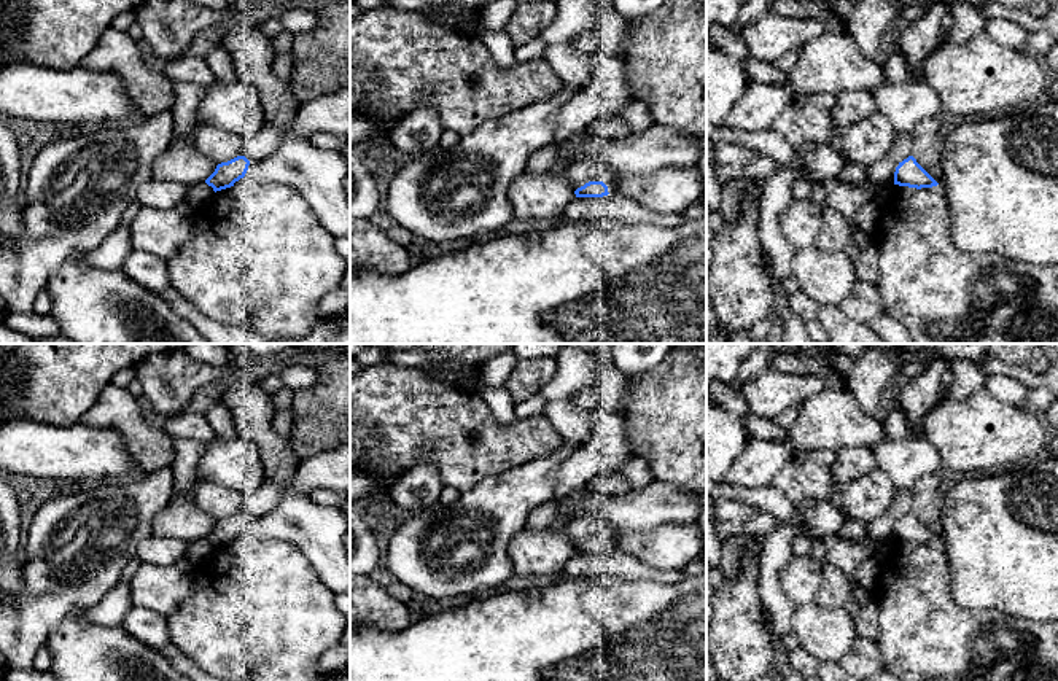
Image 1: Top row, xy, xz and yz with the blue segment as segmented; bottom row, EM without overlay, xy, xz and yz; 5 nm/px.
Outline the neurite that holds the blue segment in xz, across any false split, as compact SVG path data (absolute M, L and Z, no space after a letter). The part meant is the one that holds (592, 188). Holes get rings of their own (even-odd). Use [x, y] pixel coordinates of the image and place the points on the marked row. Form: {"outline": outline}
{"outline": "M589 181L574 191L576 197L603 197L608 196L608 186L603 181Z"}

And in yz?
{"outline": "M908 156L894 172L894 185L908 188L932 188L939 183L916 162L913 156Z"}

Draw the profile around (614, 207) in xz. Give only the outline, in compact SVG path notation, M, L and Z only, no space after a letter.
M608 194L603 197L574 197L566 204L563 212L566 223L585 223L609 220L625 224L660 224L662 228L679 226L686 221L684 213L679 215L659 215L635 200L620 194Z

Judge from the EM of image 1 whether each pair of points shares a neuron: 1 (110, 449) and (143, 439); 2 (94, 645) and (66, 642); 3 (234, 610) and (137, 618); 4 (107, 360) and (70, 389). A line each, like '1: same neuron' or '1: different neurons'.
1: different neurons
2: same neuron
3: different neurons
4: same neuron

